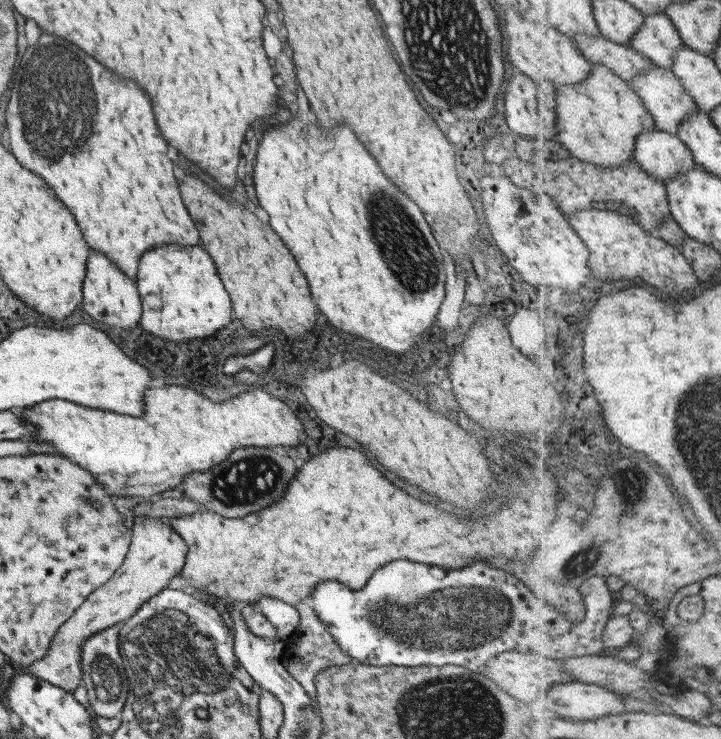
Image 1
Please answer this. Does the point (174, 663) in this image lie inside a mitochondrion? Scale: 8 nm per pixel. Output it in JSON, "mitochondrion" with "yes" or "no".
{"mitochondrion":"yes"}

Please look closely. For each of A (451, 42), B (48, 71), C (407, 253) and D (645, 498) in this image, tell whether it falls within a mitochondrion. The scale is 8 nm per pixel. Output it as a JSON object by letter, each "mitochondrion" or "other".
{"A":"mitochondrion","B":"mitochondrion","C":"mitochondrion","D":"mitochondrion"}

